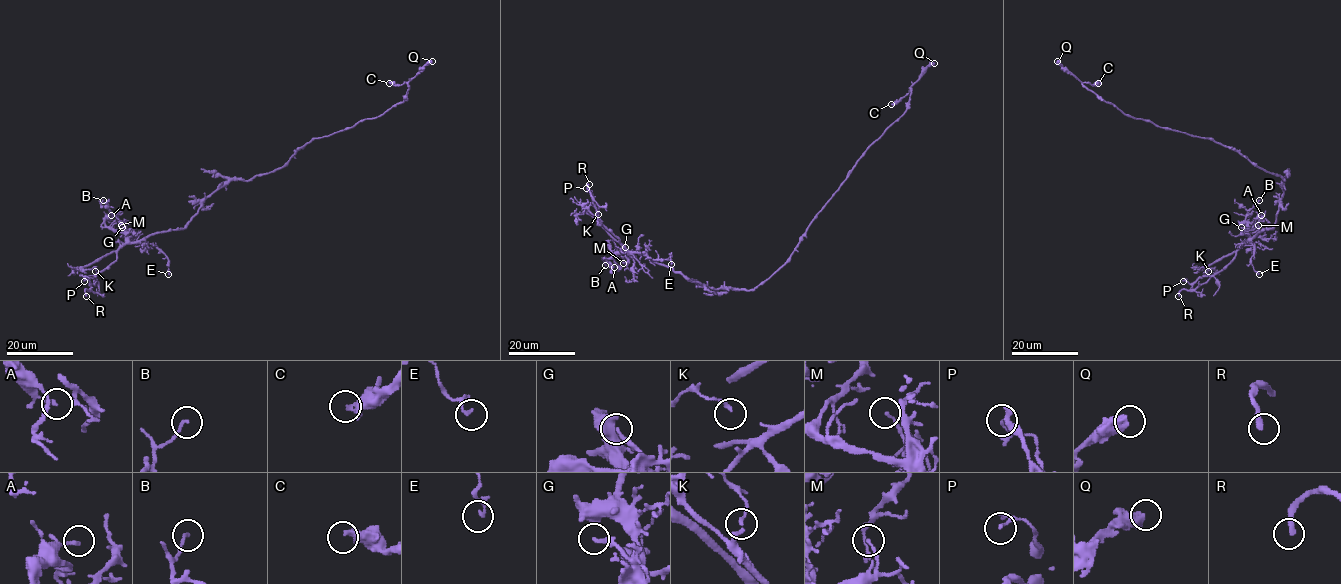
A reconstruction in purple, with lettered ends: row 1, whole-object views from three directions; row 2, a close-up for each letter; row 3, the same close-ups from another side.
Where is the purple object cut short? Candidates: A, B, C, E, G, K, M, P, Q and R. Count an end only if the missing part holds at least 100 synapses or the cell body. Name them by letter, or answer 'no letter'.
R

